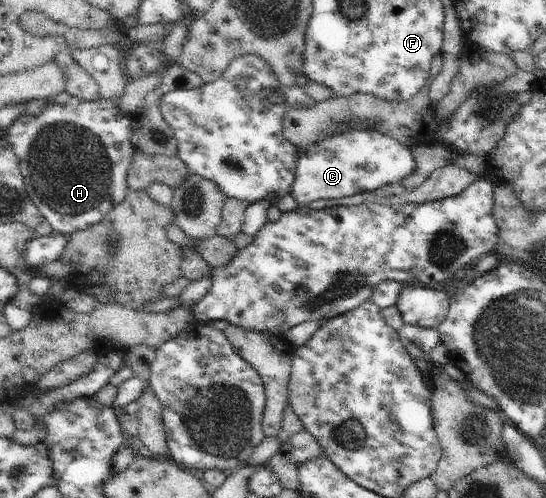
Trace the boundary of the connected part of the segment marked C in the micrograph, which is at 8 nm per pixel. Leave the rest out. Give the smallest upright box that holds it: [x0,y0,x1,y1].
[290,129,415,207]

